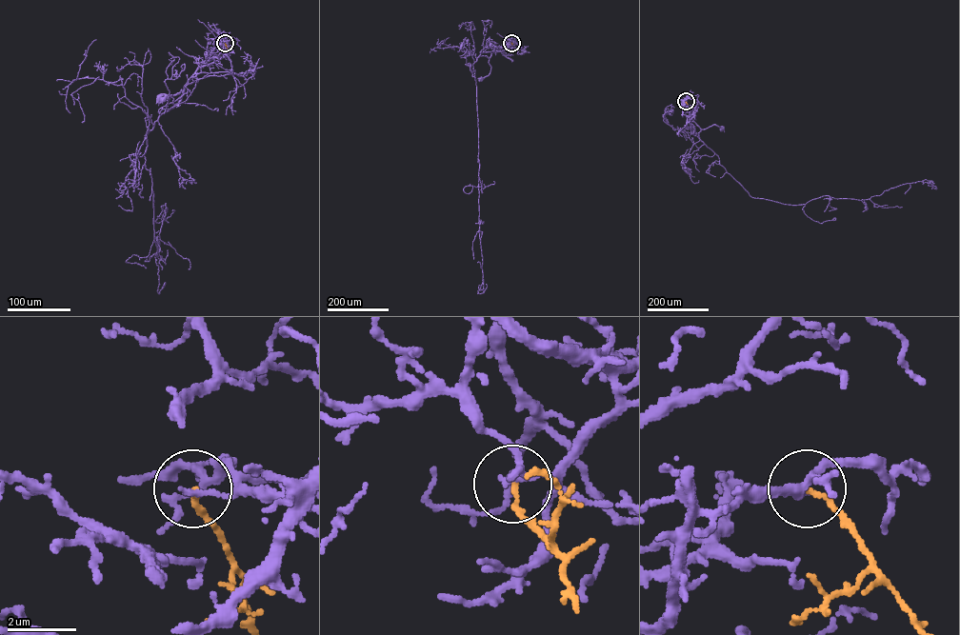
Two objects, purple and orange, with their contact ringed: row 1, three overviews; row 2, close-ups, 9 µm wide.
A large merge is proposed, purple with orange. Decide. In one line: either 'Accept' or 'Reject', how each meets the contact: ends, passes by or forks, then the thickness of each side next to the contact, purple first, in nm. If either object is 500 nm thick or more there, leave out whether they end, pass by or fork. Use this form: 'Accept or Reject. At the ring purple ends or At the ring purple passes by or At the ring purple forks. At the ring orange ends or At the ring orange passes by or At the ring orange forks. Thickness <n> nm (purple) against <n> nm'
Reject. At the ring purple ends. At the ring orange ends. Thickness 180 nm (purple) against 140 nm

